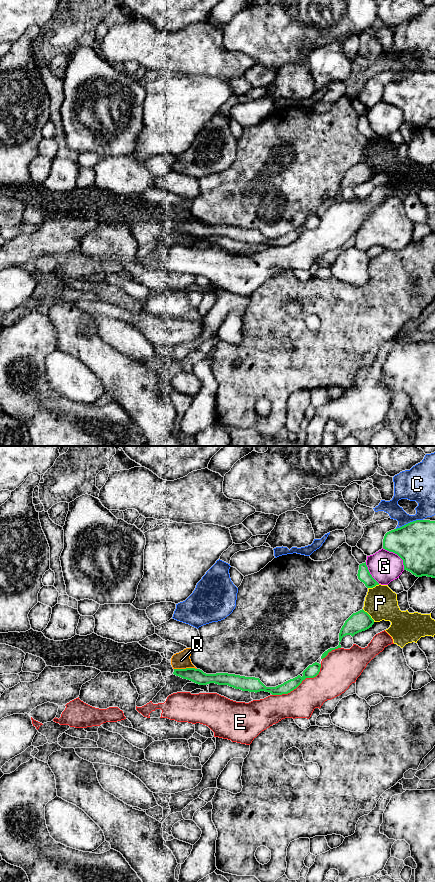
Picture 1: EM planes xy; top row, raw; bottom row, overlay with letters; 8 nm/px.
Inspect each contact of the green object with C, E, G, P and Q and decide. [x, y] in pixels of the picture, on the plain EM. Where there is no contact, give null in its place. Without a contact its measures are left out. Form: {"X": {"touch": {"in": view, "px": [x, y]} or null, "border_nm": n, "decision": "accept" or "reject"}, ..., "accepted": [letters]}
{"C": {"touch": {"in": "xy", "px": [410, 74]}, "border_nm": 240, "decision": "reject"}, "E": {"touch": {"in": "xy", "px": [299, 236]}, "border_nm": 480, "decision": "reject"}, "G": {"touch": {"in": "xy", "px": [397, 106]}, "border_nm": 260, "decision": "reject"}, "P": {"touch": {"in": "xy", "px": [369, 167]}, "border_nm": 140, "decision": "reject"}, "Q": {"touch": {"in": "xy", "px": [186, 220]}, "border_nm": 180, "decision": "reject"}, "accepted": []}

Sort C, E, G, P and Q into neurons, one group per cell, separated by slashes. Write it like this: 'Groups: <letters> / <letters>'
Groups: C / E / G / P Q

